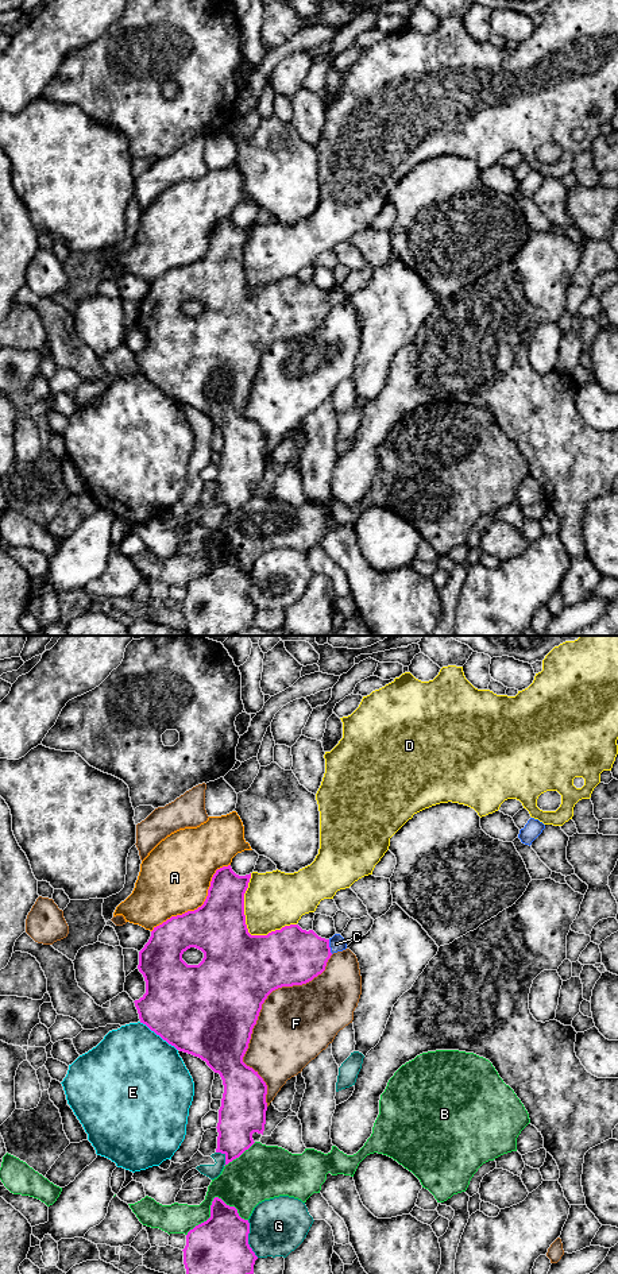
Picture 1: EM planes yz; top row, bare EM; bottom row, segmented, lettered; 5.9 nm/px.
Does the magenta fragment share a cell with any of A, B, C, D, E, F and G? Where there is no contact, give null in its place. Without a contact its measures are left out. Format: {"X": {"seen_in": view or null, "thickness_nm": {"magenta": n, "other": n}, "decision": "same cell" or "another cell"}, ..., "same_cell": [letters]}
{"A": {"seen_in": "yz", "thickness_nm": {"magenta": 320, "other": 420}, "decision": "another cell"}, "B": {"seen_in": "yz", "thickness_nm": {"magenta": 320, "other": 300}, "decision": "another cell"}, "C": {"seen_in": "yz", "thickness_nm": {"magenta": 340, "other": 90}, "decision": "another cell"}, "D": {"seen_in": "yz", "thickness_nm": {"magenta": 420, "other": 340}, "decision": "another cell"}, "E": {"seen_in": "yz", "thickness_nm": {"magenta": 500, "other": 480}, "decision": "another cell"}, "F": {"seen_in": "yz", "thickness_nm": {"magenta": 500, "other": 460}, "decision": "another cell"}, "G": {"seen_in": "yz", "thickness_nm": {"magenta": 340, "other": 340}, "decision": "another cell"}, "same_cell": []}

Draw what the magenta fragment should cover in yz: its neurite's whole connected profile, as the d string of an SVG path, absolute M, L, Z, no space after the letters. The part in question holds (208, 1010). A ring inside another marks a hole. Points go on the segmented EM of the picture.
M231 865L217 869L201 907L154 927L139 951L138 969L144 977L146 993L134 1001L140 1023L177 1050L201 1058L220 1074L224 1093L216 1127L216 1153L225 1155L225 1165L255 1143L254 1132L263 1135L264 1131L267 1085L243 1062L262 1004L278 988L312 981L325 970L332 956L329 939L298 924L267 935L251 935L244 915L250 879L251 873L239 876ZM190 947L204 953L198 965L188 965L182 960Z

